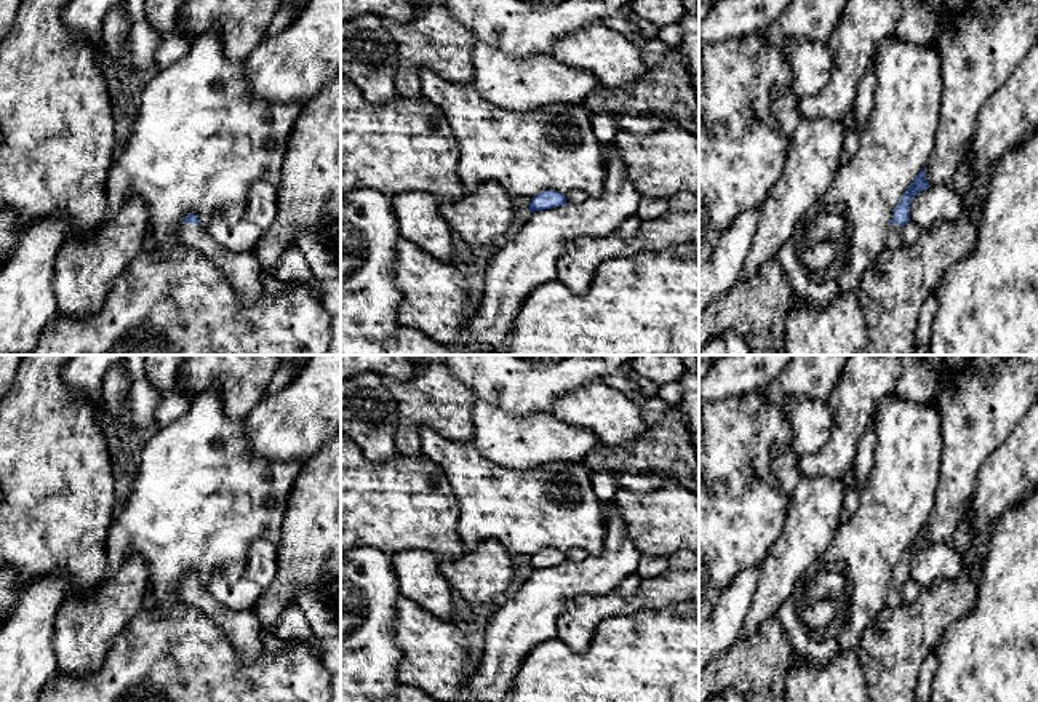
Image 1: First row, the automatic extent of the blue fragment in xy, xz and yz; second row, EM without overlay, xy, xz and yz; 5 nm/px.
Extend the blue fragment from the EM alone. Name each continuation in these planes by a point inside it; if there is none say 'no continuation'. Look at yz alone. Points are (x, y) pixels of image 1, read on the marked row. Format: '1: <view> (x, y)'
1: yz (894, 240)

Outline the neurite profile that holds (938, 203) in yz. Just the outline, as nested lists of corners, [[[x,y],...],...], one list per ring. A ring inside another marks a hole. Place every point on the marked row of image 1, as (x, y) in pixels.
[[[932,185],[916,193],[910,203],[910,221],[921,230],[942,221],[955,221],[968,214],[960,192],[950,185]]]

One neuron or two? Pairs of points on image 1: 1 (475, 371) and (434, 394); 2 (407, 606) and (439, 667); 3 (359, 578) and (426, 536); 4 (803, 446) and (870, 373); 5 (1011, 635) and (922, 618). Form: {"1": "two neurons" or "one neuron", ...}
{"1": "two neurons", "2": "one neuron", "3": "two neurons", "4": "two neurons", "5": "two neurons"}

